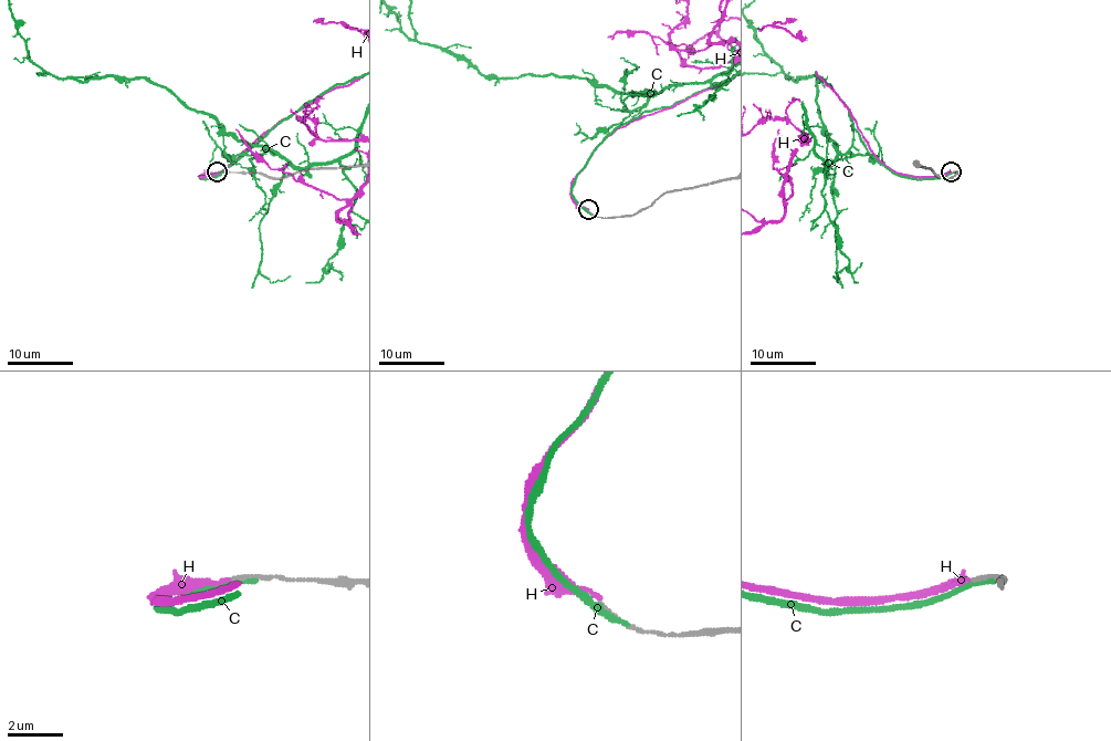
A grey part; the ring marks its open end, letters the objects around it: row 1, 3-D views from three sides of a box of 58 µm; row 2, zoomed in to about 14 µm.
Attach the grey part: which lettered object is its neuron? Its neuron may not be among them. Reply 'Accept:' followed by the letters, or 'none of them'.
Accept: none of them

